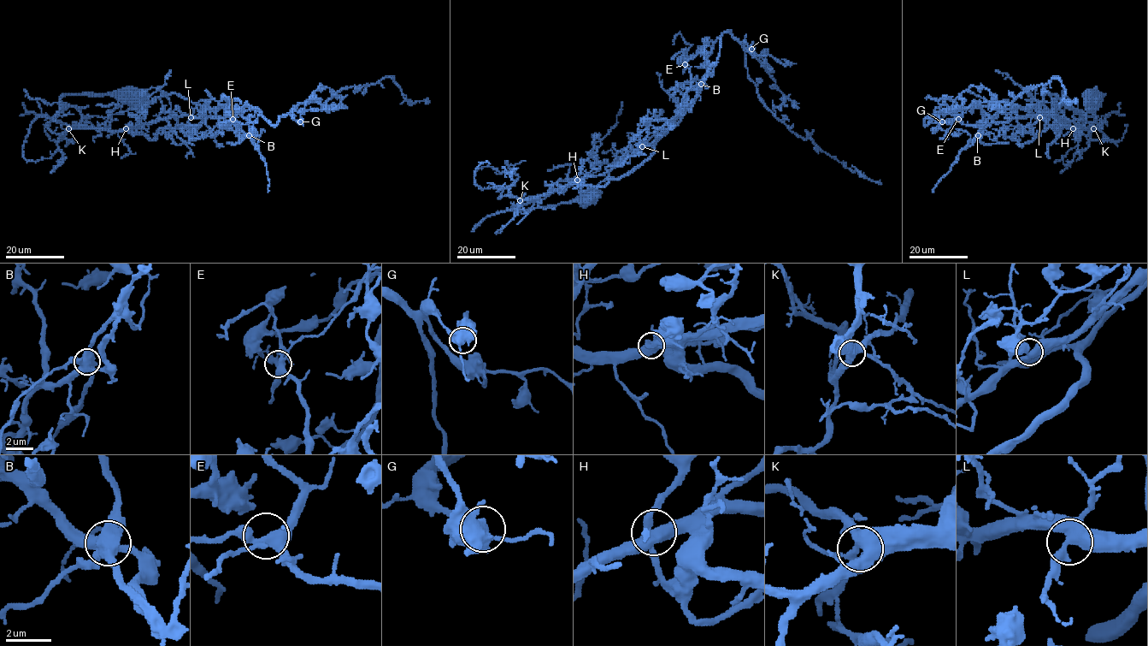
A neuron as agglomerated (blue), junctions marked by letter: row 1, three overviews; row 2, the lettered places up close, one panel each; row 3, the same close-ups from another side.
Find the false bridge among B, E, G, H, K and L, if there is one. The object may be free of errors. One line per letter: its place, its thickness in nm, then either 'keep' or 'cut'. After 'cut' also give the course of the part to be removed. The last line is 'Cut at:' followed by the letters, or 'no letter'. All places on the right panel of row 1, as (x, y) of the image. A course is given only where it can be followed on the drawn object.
B: (978, 135) | 600 nm | cut | (977, 135), (960, 152), (932, 192)
E: (958, 119) | 420 nm | keep
G: (942, 121) | 650 nm | keep
H: (1073, 128) | 480 nm | keep
K: (1093, 128) | 500 nm | keep
L: (1039, 117) | 460 nm | keep
Cut at: B

